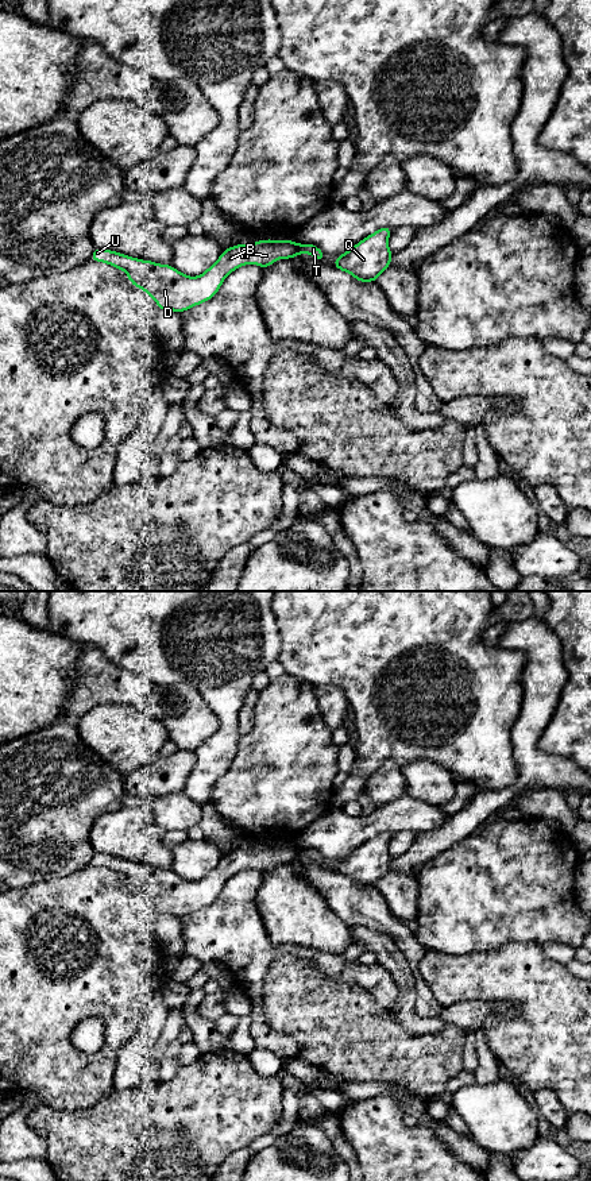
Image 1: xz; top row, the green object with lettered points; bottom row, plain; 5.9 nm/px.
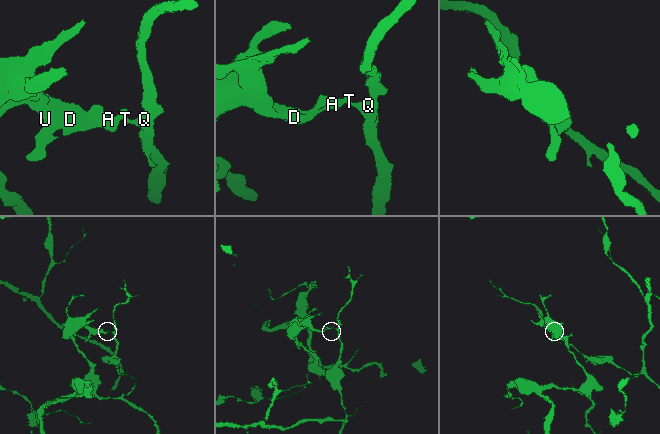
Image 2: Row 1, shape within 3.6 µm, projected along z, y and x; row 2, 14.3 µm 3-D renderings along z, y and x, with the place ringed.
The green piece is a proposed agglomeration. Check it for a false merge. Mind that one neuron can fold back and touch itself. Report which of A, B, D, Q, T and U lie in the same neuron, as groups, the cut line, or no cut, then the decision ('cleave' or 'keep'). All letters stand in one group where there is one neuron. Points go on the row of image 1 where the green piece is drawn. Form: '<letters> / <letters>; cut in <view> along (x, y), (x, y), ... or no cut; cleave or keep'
A B D U / Q T; cut in xz along (294, 243), (297, 254); cleave

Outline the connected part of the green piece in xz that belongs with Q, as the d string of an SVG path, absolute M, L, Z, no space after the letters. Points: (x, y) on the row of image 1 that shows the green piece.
M382 227L362 239L351 250L333 260L333 266L349 273L359 282L376 282L376 278L391 265L393 252L389 238L393 227Z

